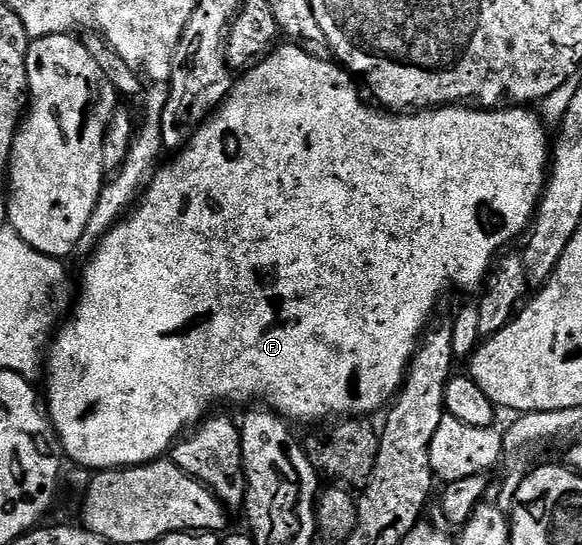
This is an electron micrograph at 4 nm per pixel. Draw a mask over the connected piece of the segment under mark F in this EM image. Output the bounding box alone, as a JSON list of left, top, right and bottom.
[43,45,551,473]

